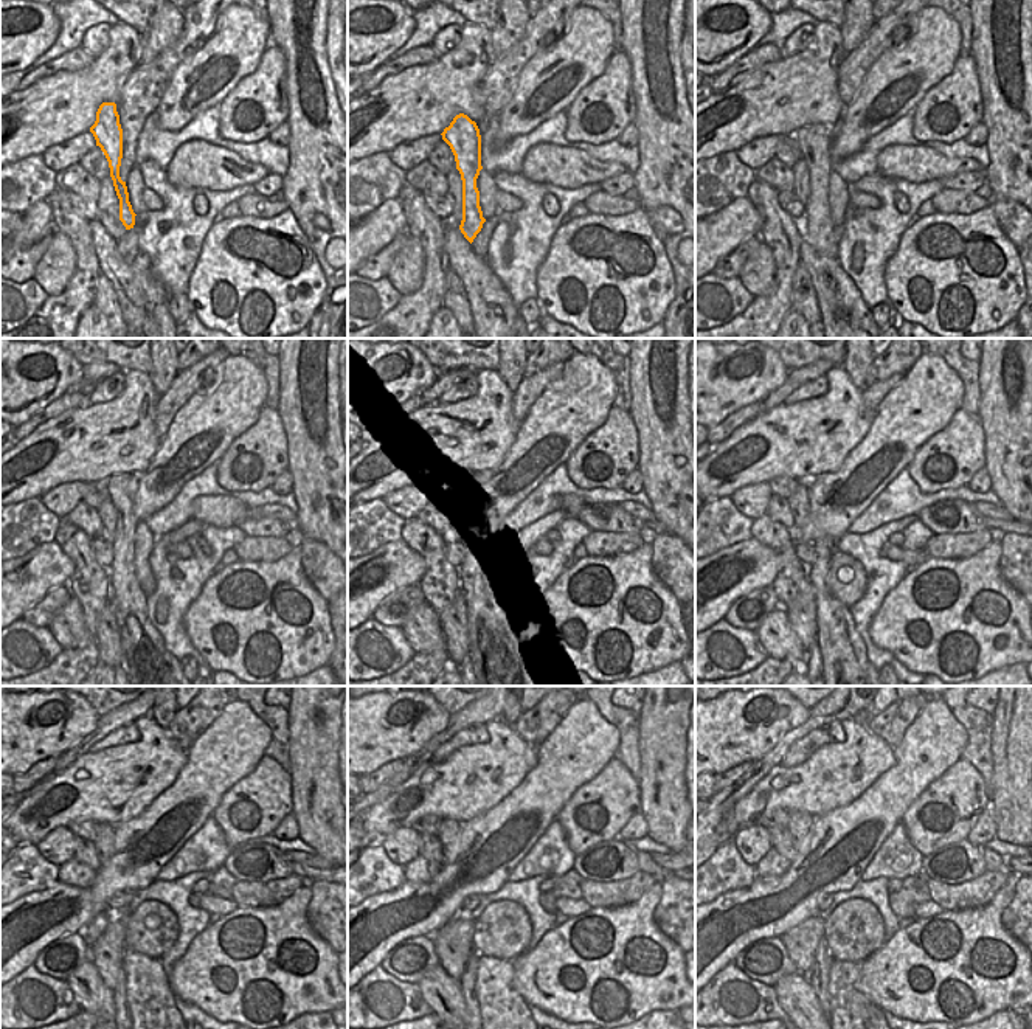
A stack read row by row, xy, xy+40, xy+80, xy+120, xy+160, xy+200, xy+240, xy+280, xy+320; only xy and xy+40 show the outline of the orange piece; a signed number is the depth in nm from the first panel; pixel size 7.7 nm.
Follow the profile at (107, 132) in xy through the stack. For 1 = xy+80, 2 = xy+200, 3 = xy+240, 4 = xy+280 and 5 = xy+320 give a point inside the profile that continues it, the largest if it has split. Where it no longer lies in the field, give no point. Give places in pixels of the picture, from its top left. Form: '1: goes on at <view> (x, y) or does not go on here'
1: goes on at xy+80 (813, 142)
2: goes on at xy+200 (843, 652)
3: goes on at xy+240 (151, 1001)
4: goes on at xy+280 (498, 1001)
5: goes on at xy+320 (846, 1001)

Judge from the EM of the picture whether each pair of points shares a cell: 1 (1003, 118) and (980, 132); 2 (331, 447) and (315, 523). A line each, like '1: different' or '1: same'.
1: different
2: same

